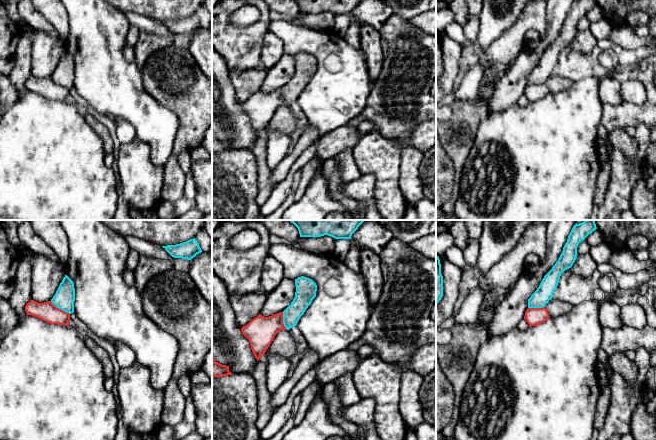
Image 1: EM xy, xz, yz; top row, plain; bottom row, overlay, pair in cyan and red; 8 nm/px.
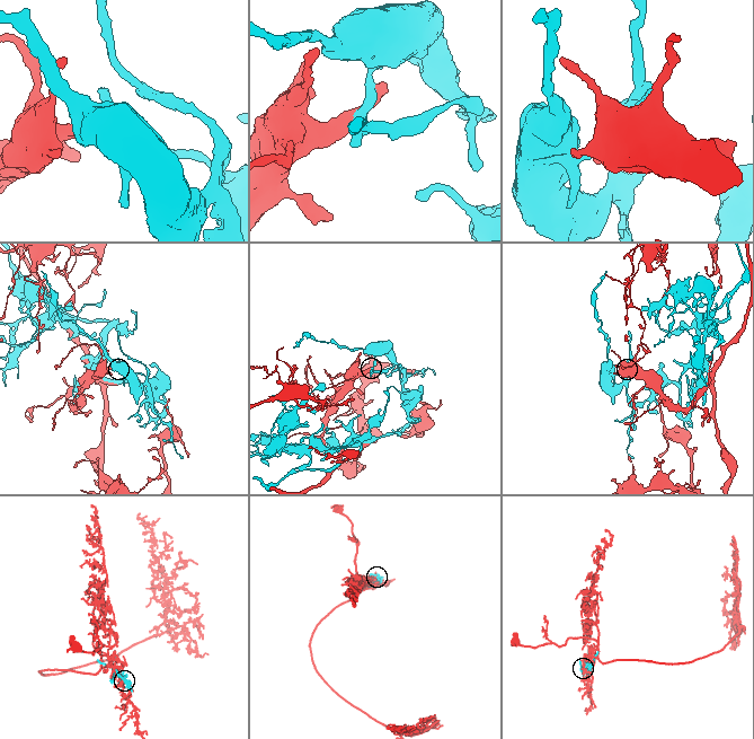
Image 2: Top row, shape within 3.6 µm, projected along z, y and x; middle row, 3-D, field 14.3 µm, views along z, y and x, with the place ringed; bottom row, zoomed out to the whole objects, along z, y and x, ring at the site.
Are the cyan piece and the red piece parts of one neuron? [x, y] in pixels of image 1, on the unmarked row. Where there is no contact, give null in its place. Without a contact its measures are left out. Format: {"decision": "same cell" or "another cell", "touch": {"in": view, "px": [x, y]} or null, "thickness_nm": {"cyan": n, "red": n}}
{"decision": "another cell", "touch": {"in": "xy", "px": [60, 84]}, "thickness_nm": {"cyan": 170, "red": 150}}

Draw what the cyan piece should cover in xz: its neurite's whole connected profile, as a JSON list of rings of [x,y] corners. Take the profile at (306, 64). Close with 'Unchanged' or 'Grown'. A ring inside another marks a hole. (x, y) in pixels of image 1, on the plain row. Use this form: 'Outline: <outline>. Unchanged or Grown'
Outline: [[[307,53],[295,55],[296,68],[291,80],[283,87],[283,100],[287,106],[297,101],[312,76],[316,73],[317,61]]]. Unchanged

